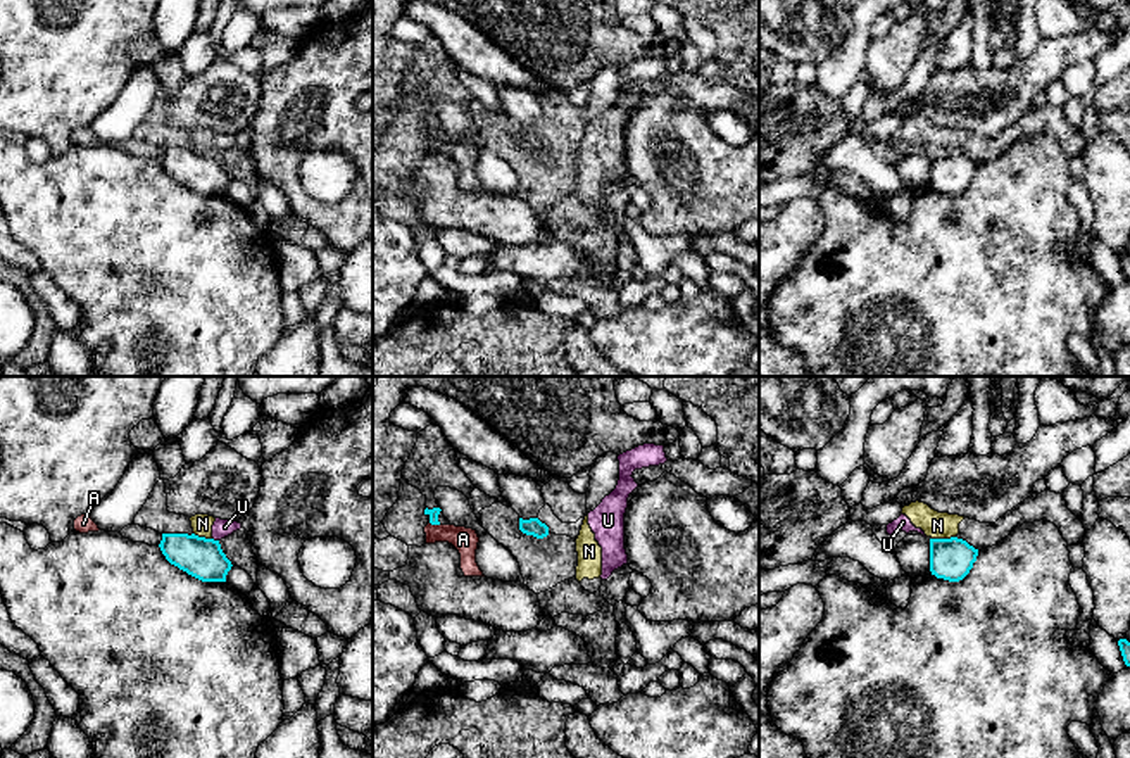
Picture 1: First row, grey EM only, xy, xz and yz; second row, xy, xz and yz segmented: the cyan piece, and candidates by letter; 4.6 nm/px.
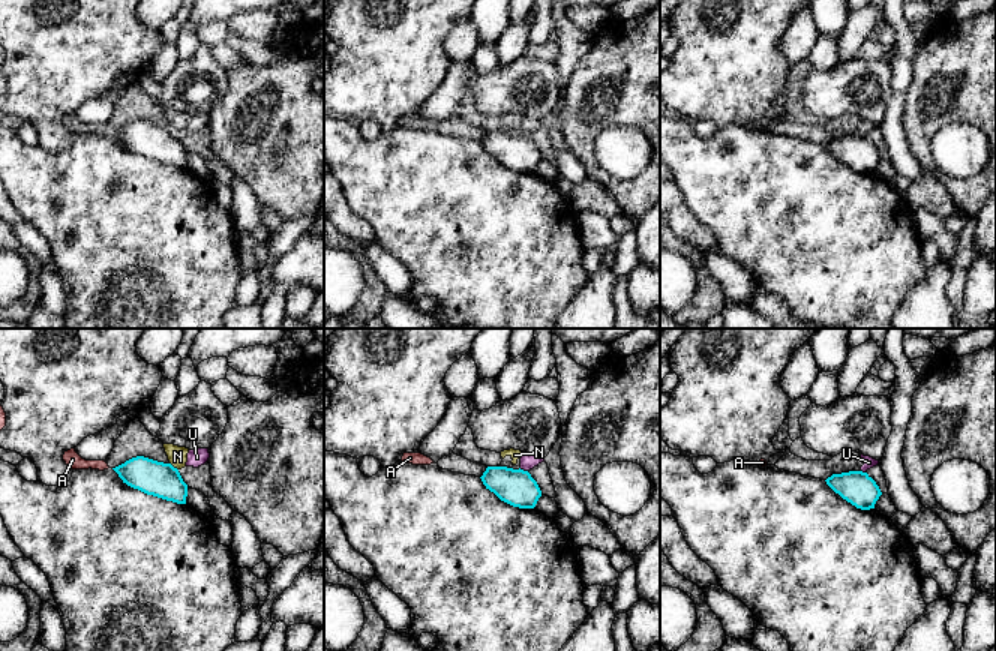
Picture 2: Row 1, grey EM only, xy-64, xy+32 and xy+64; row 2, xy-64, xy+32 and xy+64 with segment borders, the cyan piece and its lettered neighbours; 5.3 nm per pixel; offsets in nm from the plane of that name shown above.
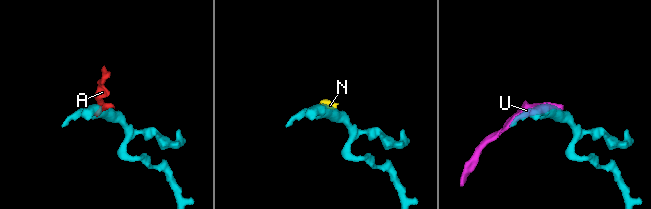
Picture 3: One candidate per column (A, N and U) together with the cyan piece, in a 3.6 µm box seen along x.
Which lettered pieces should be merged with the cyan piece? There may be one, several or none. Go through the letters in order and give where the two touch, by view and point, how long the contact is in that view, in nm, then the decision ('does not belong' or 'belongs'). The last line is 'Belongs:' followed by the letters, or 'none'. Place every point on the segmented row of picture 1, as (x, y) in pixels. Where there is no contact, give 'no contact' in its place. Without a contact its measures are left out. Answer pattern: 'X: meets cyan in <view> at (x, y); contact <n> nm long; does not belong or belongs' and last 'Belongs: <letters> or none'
A: meets cyan in xz at (435, 524); contact 50 nm long; does not belong
N: meets cyan in yz at (944, 539); contact 120 nm long; does not belong
U: meets cyan in xy at (216, 541); contact 40 nm long; does not belong
Belongs: none

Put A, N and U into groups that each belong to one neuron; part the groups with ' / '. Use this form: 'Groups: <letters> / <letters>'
Groups: A N U

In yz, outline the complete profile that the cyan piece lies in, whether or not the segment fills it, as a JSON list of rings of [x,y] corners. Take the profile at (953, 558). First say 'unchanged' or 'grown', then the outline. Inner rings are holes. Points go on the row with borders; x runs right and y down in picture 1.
unchanged; [[[930,539],[930,572],[937,578],[963,580],[973,568],[976,556],[978,549],[963,539]]]

